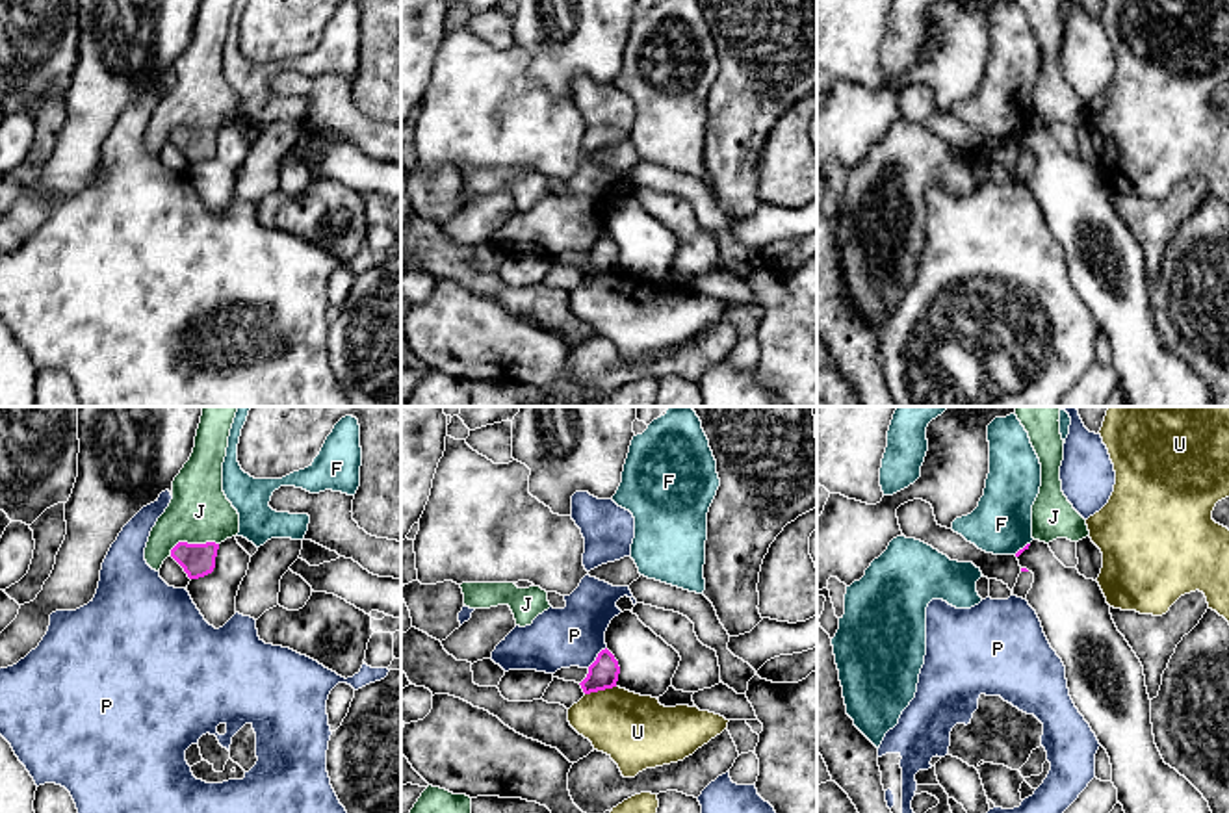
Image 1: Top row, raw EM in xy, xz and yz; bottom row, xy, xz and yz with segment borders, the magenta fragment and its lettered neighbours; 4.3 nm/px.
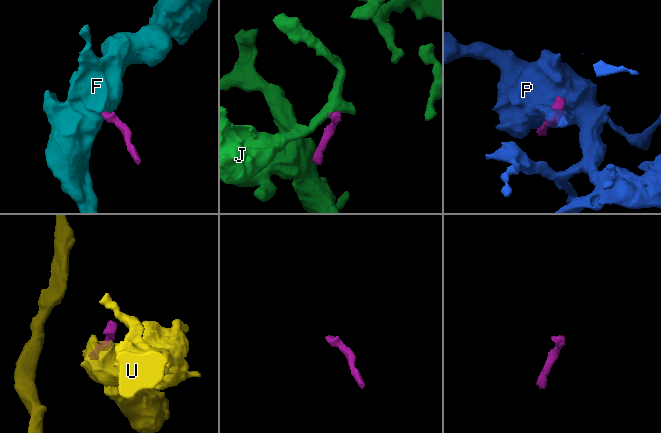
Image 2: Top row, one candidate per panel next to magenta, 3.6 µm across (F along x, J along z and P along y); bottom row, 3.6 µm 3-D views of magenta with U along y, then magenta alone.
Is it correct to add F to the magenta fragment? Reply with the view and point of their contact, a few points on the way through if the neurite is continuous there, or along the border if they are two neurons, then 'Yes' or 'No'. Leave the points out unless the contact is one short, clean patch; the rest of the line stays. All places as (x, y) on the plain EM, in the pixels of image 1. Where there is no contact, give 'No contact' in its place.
Touches magenta at yz (1023, 132). Boundary: yz (1029, 127), (1014, 138). No

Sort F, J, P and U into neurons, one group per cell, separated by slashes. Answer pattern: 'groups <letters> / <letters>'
groups F / J / P / U

